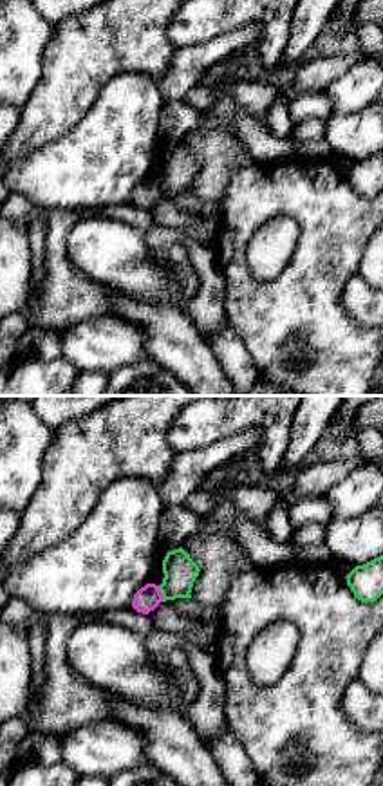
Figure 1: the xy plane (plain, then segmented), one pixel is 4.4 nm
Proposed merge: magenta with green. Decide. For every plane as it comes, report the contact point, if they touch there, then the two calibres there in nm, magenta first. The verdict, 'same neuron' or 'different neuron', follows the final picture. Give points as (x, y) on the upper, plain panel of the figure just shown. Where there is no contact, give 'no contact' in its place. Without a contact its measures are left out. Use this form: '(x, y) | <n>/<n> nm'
(159, 188) | 110/150 nm

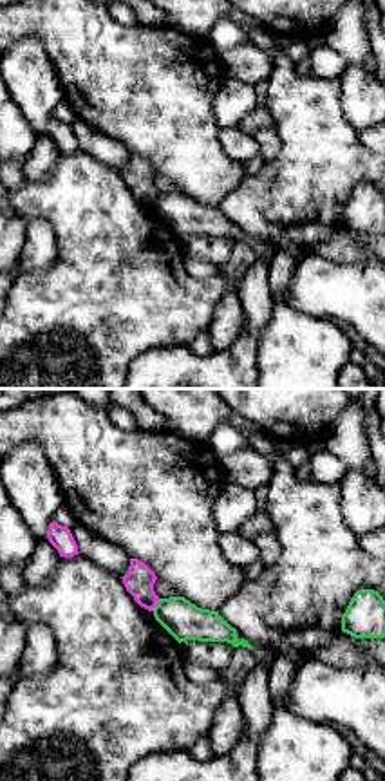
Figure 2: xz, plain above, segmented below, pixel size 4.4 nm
(156, 199) | 130/170 nm

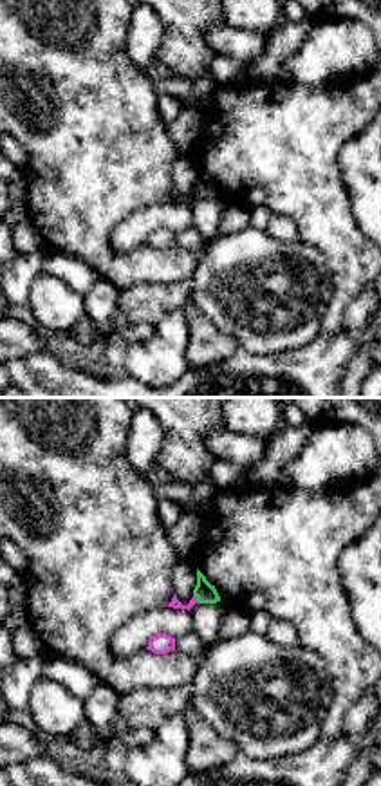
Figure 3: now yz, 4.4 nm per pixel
(195, 194) | 50/90 nm

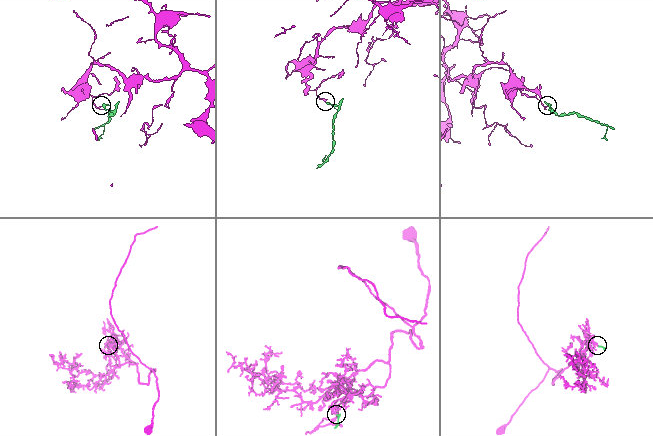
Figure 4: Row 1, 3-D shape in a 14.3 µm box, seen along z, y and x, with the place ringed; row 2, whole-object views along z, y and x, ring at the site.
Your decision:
different neuron

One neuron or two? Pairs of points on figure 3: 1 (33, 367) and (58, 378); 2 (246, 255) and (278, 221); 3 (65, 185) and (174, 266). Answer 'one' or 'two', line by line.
1: one
2: two
3: one

